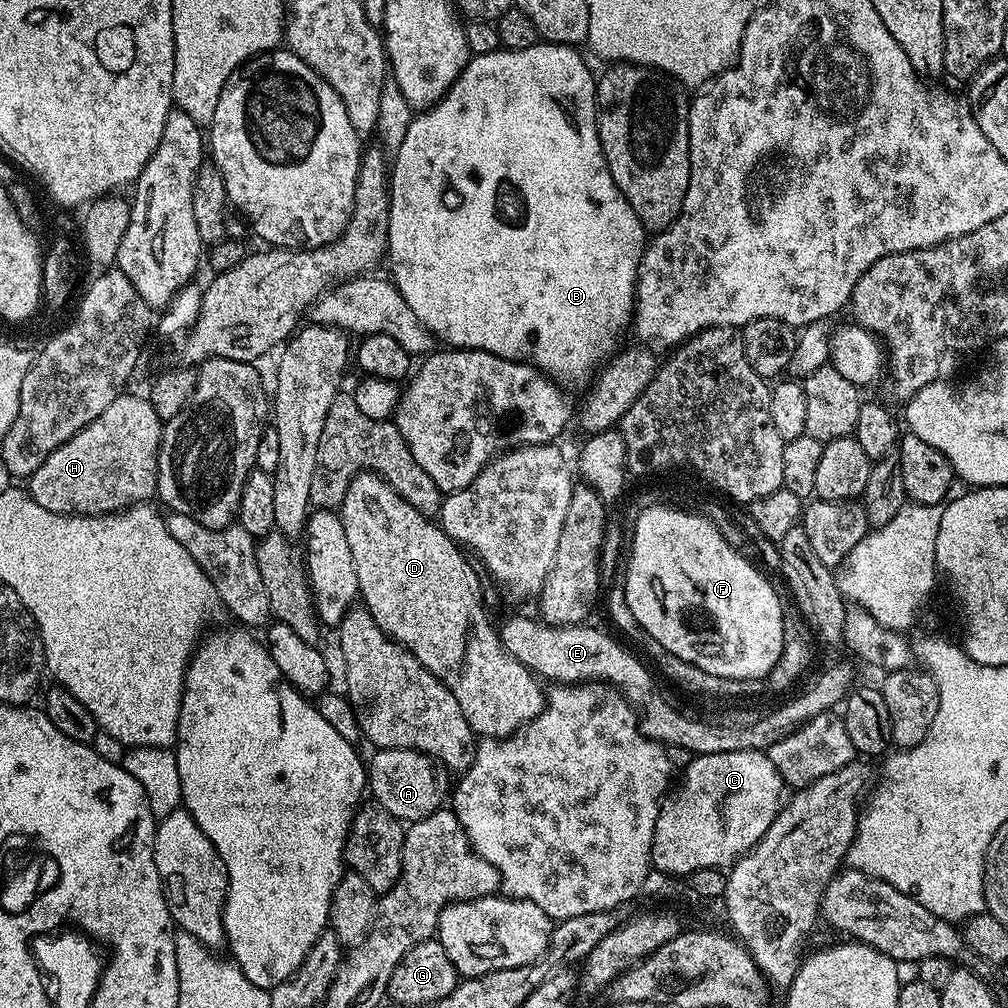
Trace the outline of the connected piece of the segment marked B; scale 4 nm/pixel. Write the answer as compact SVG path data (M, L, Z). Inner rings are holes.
M538 42L526 50L518 50L517 52L501 50L499 52L491 52L490 54L482 54L481 56L472 56L468 61L468 65L460 73L460 77L453 82L449 92L438 103L432 105L431 108L413 115L412 121L410 122L410 130L406 130L406 138L402 140L402 146L394 153L394 161L390 166L390 195L388 197L388 251L386 253L386 260L387 263L392 263L390 279L402 294L402 298L406 298L406 306L410 306L410 310L414 310L414 314L418 314L418 322L422 322L427 326L437 341L444 343L445 340L448 343L445 345L451 346L453 349L479 350L500 356L503 360L527 362L533 368L540 369L541 372L551 376L557 382L586 379L592 371L595 373L601 367L600 360L605 359L604 361L607 361L609 359L608 352L613 351L612 353L615 353L617 351L616 339L627 328L629 331L630 325L634 320L636 277L640 270L640 259L644 257L644 249L646 247L646 229L644 224L638 218L638 214L634 214L630 202L626 202L622 190L618 190L618 186L606 166L606 158L600 145L600 135L598 134L598 126L596 125L598 115L596 106L597 77L594 75L594 72L592 76L587 62L576 52L579 51L575 47L566 44Z

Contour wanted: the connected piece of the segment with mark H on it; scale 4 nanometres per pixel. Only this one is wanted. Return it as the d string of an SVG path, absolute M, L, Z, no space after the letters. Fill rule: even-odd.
M128 395L114 398L114 402L110 402L110 406L106 406L106 410L94 418L94 422L71 436L68 443L58 446L58 450L54 450L50 458L46 458L46 462L42 462L42 466L27 477L26 491L34 502L63 516L102 516L110 512L123 512L125 508L151 501L157 495L156 463L160 453L162 422L158 414L154 414L152 403L143 395Z

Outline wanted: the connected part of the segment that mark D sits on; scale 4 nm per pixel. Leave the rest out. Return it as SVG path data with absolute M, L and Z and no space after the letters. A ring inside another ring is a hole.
M367 470L357 472L350 482L346 498L338 506L338 515L346 530L346 542L350 542L363 607L391 640L414 654L414 658L458 698L458 706L462 706L462 714L477 737L513 736L529 724L544 708L545 689L540 689L541 681L534 673L502 646L497 625L488 621L488 612L484 609L481 573L472 569L473 561L465 555L461 545L448 537L435 519L410 506L383 476Z

